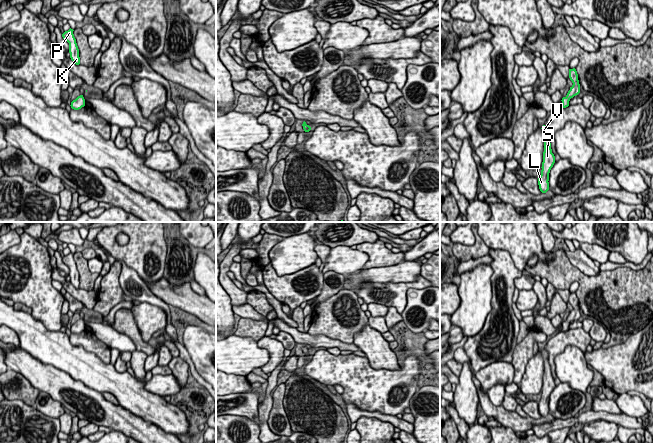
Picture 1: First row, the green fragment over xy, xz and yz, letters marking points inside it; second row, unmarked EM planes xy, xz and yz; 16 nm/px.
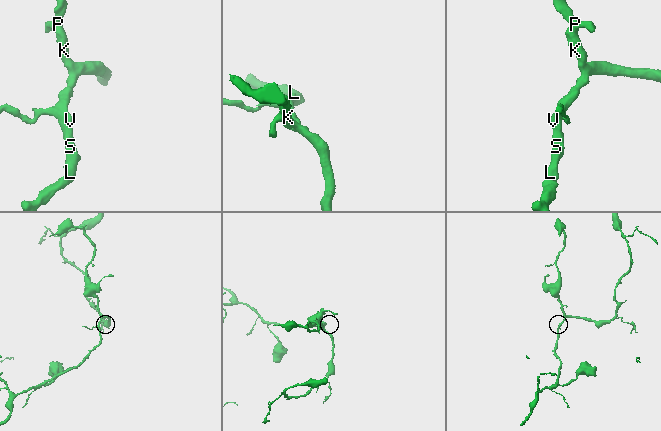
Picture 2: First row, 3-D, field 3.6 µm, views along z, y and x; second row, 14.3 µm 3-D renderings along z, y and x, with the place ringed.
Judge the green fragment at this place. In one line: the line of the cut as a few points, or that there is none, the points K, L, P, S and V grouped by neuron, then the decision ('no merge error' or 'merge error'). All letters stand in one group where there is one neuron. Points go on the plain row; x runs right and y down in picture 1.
no cut | K L P S V | no merge error

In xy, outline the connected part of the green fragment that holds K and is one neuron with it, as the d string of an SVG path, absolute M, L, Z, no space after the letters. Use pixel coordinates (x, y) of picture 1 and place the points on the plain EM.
M69 253L62 258L63 263L69 267L69 277L71 284L76 288L80 288L79 273L73 258L73 253Z

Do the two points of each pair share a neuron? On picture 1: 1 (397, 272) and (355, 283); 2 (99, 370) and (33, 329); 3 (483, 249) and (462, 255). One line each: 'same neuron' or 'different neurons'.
1: same neuron
2: same neuron
3: same neuron

